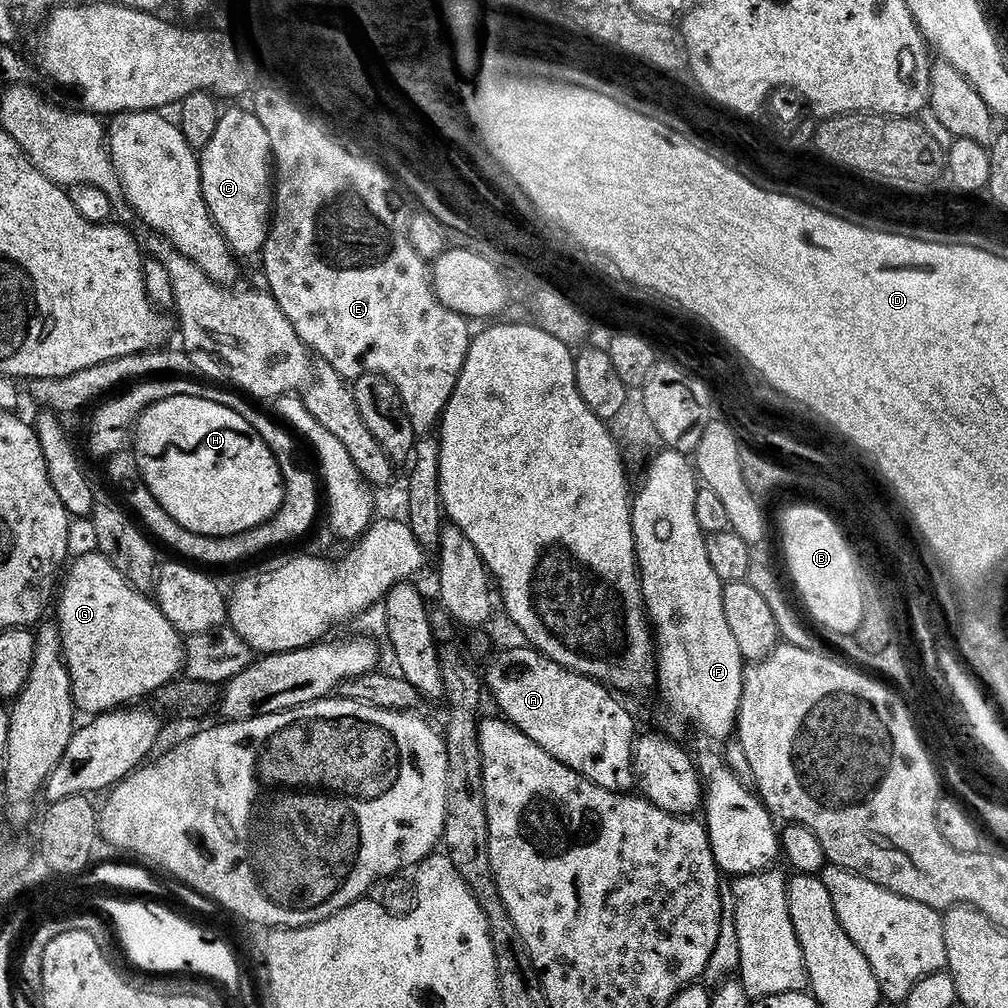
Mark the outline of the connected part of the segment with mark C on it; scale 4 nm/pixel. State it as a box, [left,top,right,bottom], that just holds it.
[199,109,274,257]

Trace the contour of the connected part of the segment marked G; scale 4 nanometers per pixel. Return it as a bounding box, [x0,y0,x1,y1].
[54,551,184,714]

